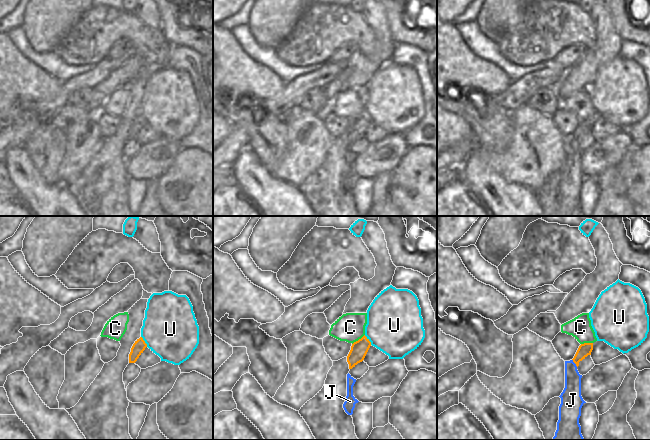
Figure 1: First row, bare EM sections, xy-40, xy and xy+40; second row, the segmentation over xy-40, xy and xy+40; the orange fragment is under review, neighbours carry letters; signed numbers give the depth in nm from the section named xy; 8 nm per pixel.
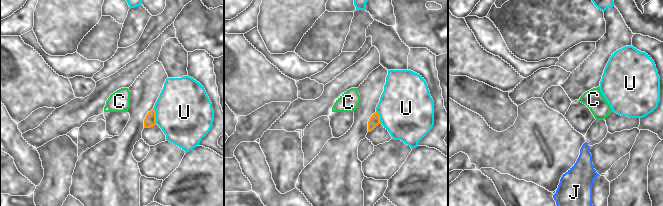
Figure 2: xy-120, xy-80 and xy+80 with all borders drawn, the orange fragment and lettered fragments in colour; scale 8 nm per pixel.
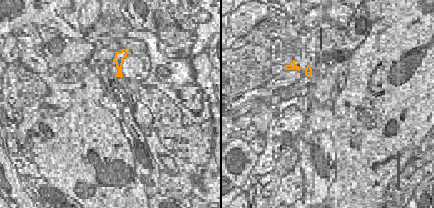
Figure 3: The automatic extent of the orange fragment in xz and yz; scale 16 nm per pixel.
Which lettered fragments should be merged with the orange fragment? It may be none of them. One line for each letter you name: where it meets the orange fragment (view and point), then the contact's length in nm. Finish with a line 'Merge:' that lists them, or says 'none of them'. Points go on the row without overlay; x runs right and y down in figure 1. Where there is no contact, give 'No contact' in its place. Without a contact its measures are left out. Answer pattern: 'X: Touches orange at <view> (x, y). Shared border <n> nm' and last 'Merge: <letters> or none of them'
J: Touches orange at xy+40 (574, 138). Shared border 80 nm
Merge: J

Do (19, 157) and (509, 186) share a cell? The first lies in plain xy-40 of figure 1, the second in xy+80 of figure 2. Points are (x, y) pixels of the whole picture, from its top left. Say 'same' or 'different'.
same

